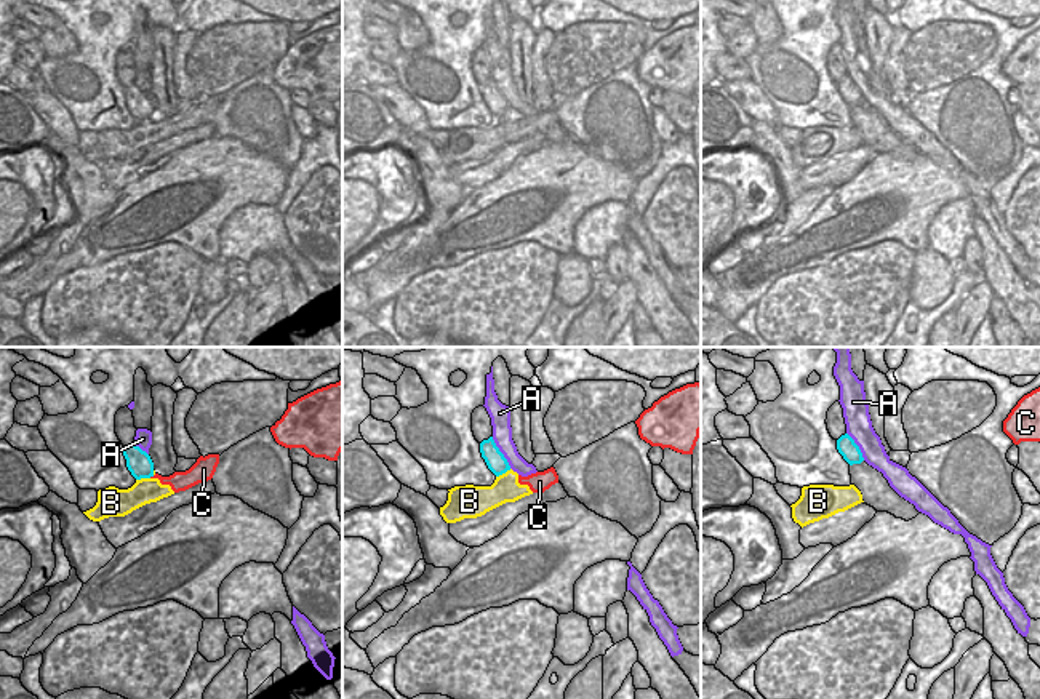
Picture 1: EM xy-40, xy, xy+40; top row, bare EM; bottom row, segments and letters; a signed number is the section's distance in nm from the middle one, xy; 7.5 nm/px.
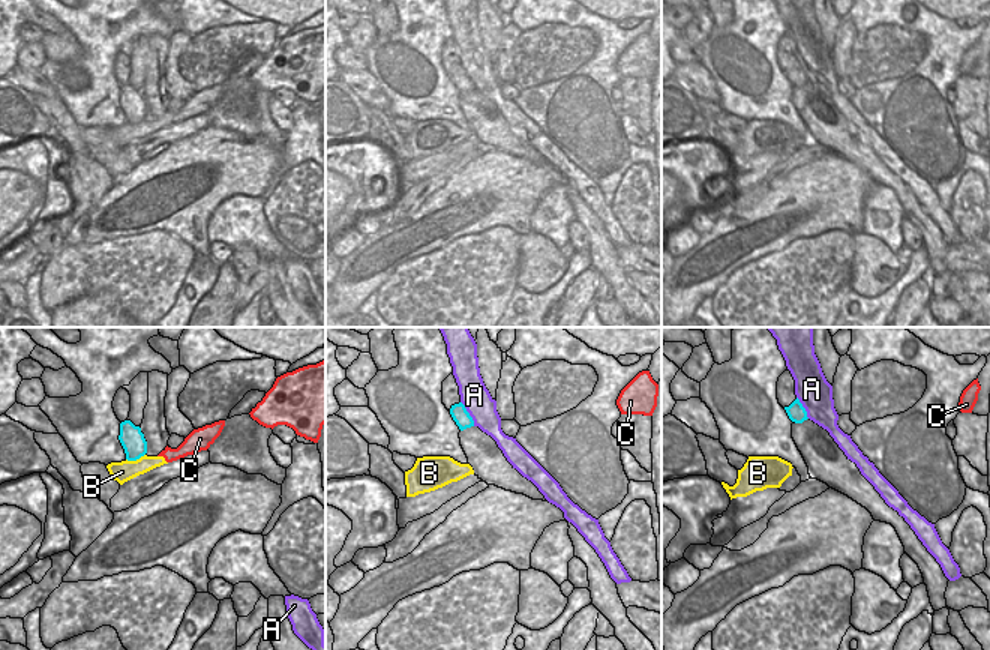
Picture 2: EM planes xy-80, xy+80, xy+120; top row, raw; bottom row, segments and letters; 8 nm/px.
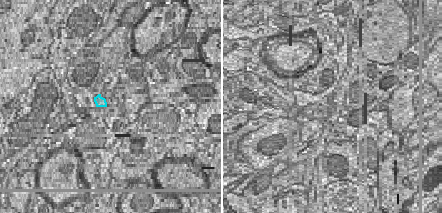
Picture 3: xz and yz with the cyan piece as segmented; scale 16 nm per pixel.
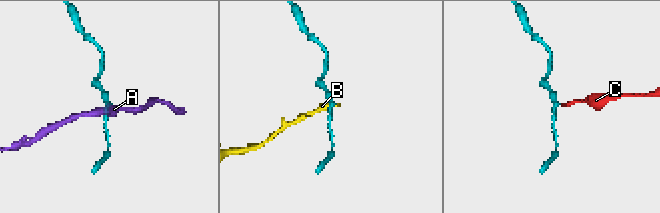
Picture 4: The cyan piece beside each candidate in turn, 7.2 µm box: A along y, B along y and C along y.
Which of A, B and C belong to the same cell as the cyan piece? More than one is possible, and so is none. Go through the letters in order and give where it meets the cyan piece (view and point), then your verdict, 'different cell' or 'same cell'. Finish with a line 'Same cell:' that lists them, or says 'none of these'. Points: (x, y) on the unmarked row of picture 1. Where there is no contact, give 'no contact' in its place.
A: meets cyan in xy at (501, 95); different cell
B: meets cyan in xy at (503, 114); different cell
C: meets cyan in xy-40 at (151, 117); different cell
Same cell: none of these

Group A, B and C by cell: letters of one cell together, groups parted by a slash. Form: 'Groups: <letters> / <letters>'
Groups: A / B C.

